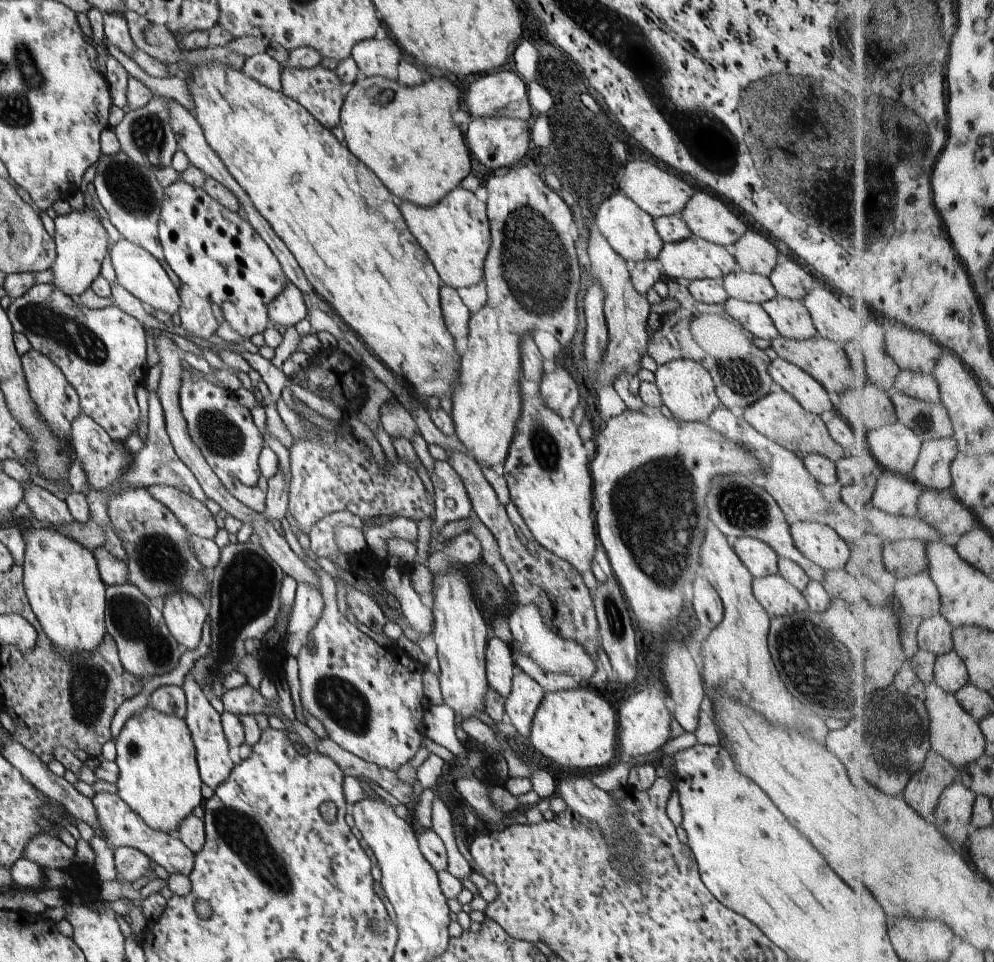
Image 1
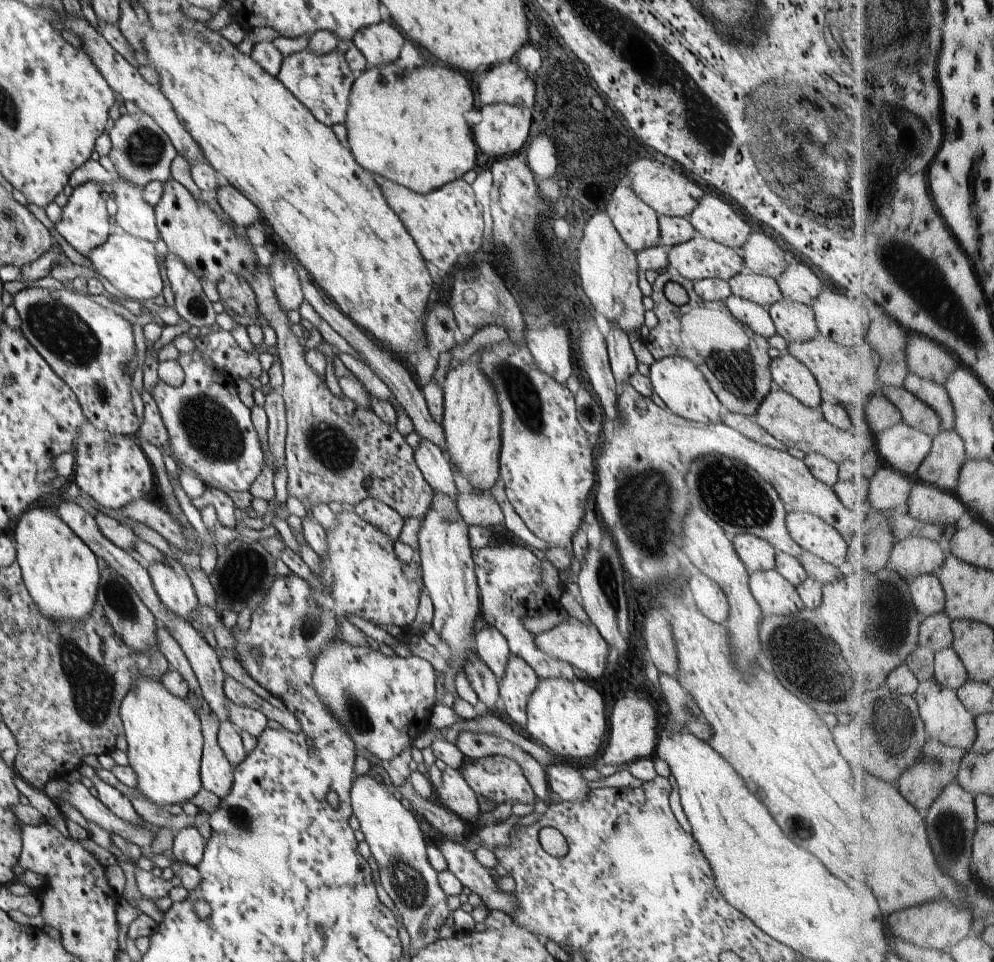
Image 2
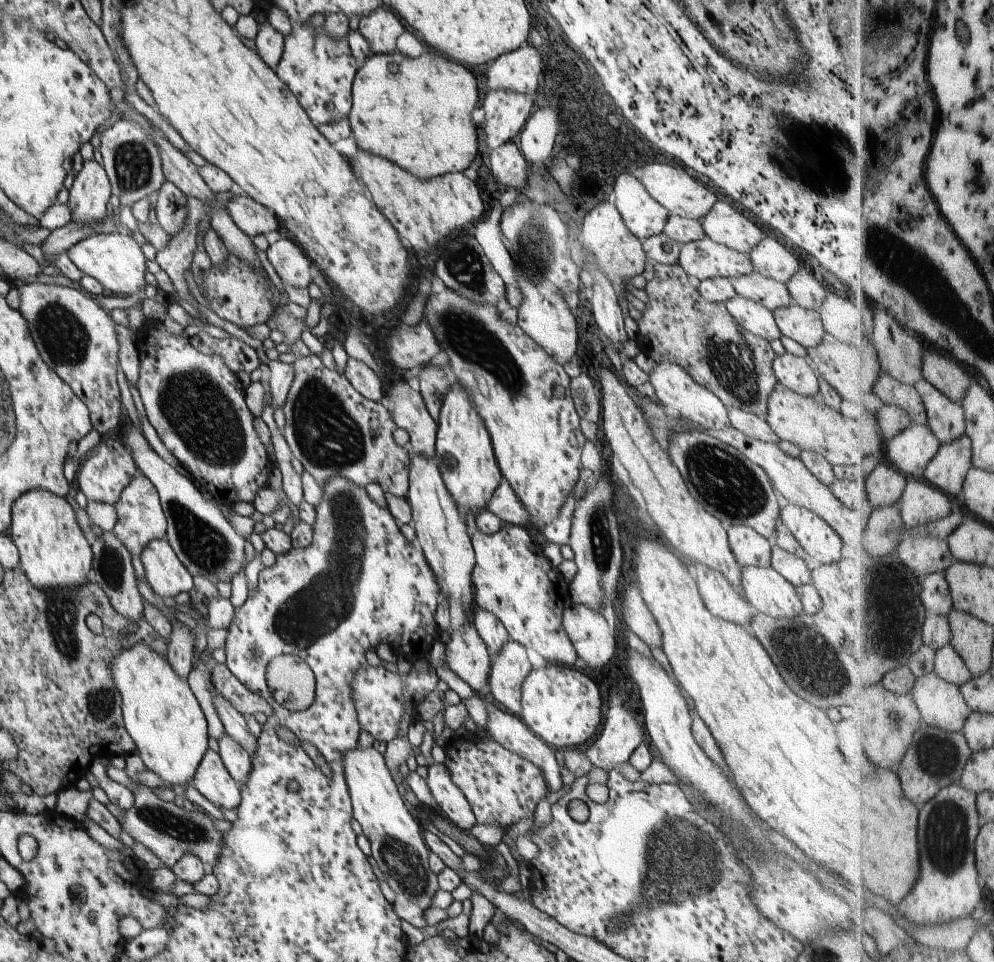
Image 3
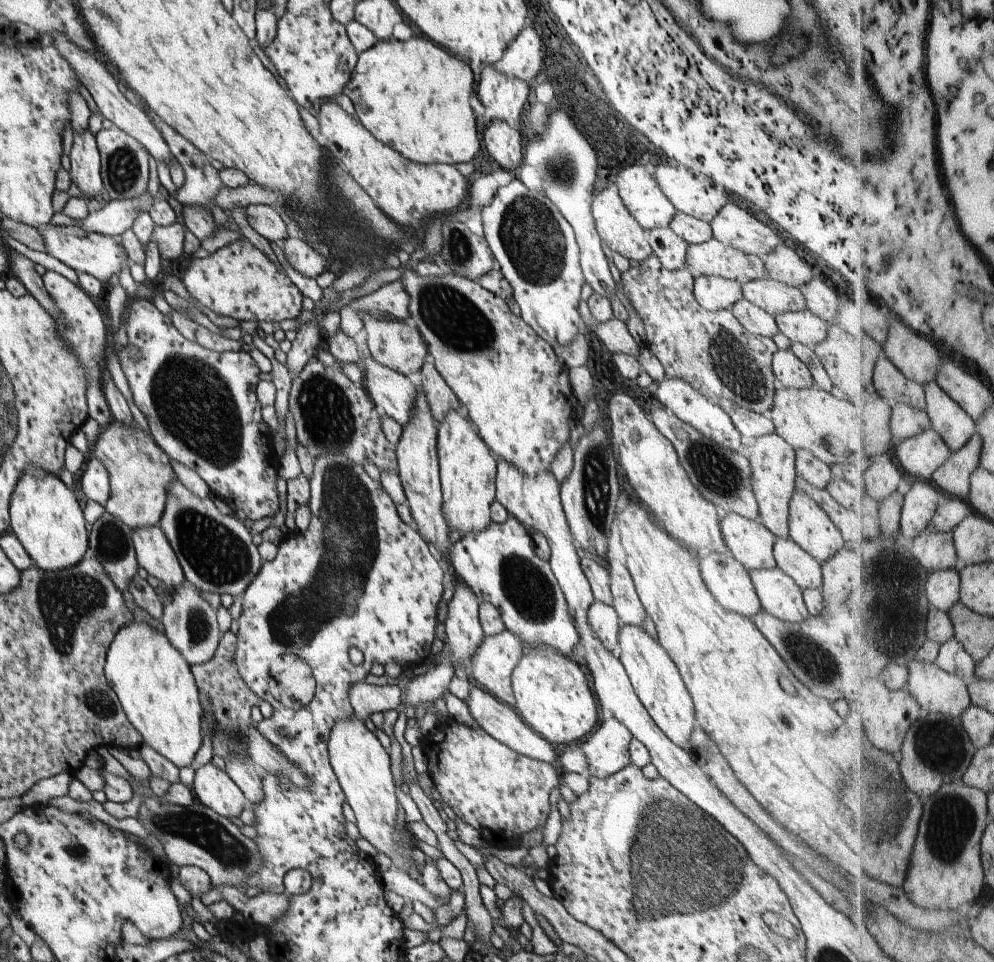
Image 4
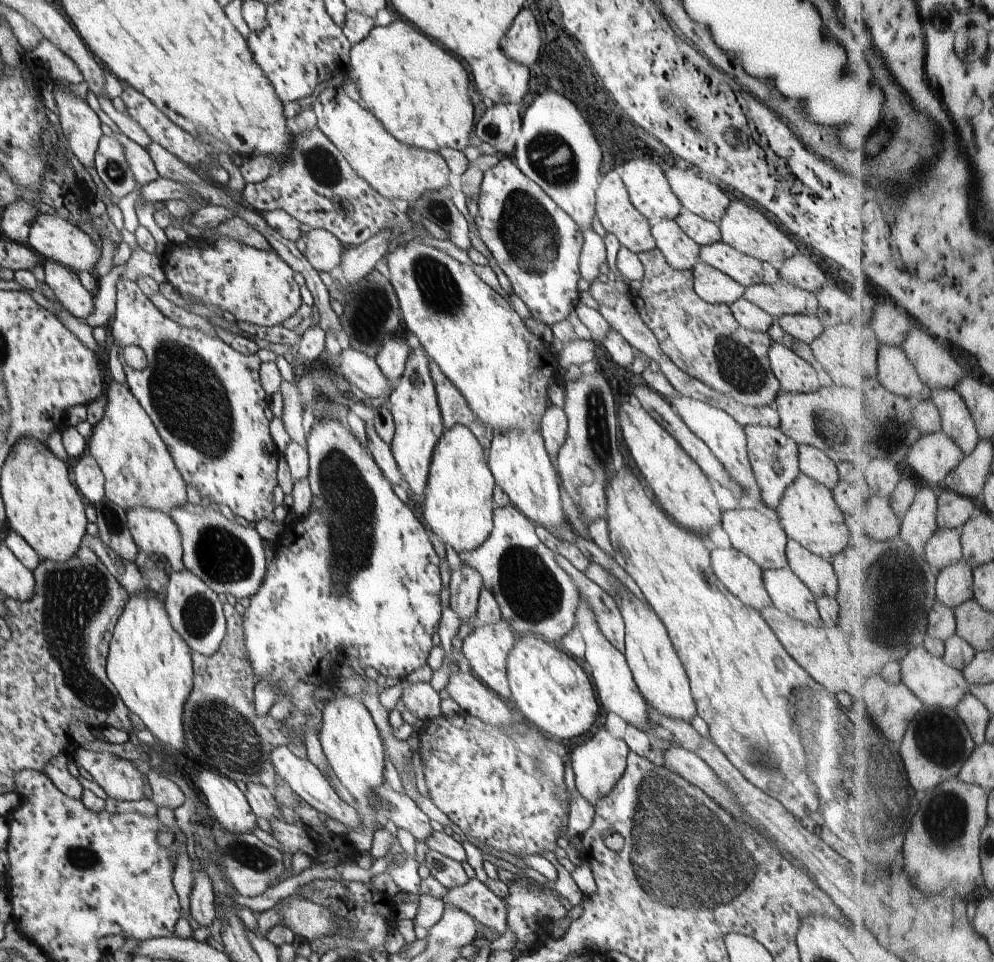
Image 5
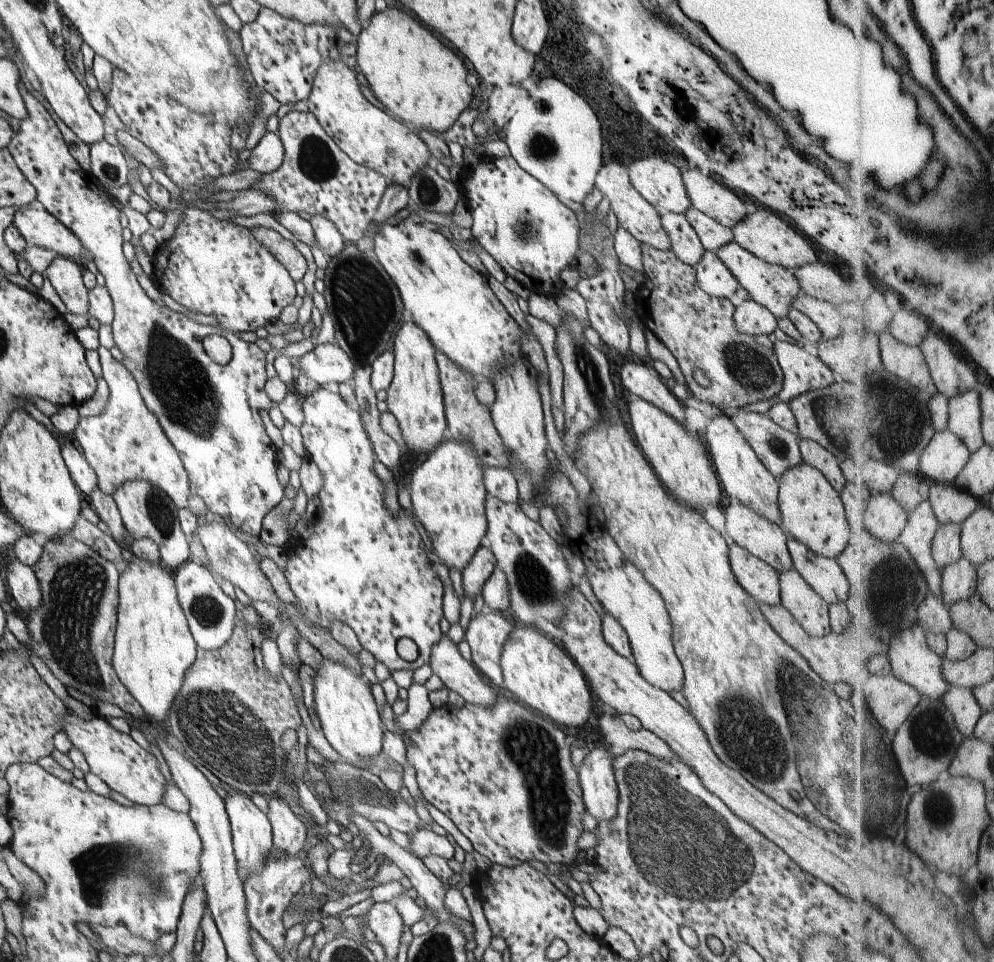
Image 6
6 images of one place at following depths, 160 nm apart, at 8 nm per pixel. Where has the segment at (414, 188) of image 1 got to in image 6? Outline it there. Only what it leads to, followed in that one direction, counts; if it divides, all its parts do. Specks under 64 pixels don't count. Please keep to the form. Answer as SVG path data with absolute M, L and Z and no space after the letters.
M387 6L382 12L375 12L356 40L357 70L361 71L368 80L372 92L387 113L392 112L404 121L404 124L411 124L419 134L428 130L432 134L441 135L451 128L460 115L469 108L473 90L466 80L468 71L462 58L454 54L428 28L424 28L416 18L410 15L394 6Z

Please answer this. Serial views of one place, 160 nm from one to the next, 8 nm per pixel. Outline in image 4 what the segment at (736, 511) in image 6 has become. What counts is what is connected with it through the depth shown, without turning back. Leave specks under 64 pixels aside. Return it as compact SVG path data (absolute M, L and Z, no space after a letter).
M741 512L727 514L719 523L729 552L748 571L777 566L773 555L776 536L764 523L750 520Z

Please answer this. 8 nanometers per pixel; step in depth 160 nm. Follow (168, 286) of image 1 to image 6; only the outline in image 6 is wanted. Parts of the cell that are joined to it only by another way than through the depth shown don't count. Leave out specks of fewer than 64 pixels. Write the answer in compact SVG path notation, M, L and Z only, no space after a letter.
M20 207L14 214L12 224L19 229L27 246L46 248L76 264L84 264L82 242L50 212Z

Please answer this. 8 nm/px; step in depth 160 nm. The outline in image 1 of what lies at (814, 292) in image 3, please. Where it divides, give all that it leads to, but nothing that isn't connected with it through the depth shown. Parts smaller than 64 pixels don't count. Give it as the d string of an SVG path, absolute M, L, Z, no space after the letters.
M781 253L778 255L777 265L768 277L778 295L799 301L816 286L814 278L798 262Z

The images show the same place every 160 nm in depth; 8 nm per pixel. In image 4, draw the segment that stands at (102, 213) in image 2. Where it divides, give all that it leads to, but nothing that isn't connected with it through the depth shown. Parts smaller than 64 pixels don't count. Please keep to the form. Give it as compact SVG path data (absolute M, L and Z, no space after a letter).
M83 130L73 134L73 144L70 150L71 178L82 192L86 194L87 202L94 194L104 194L101 173L101 156L97 147L95 136Z

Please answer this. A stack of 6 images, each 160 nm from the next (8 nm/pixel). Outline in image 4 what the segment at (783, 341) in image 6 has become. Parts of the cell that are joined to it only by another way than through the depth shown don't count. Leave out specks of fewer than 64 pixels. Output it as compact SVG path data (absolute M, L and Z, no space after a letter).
M778 349L771 360L776 383L781 388L811 389L816 386L810 370L800 361L792 349Z

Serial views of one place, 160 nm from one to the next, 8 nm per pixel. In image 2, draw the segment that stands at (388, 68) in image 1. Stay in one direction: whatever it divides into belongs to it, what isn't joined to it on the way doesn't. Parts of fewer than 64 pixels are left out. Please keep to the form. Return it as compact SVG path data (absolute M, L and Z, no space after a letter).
M386 17L376 26L358 30L353 38L354 46L366 58L367 68L380 68L386 64L396 63L405 40L401 32Z

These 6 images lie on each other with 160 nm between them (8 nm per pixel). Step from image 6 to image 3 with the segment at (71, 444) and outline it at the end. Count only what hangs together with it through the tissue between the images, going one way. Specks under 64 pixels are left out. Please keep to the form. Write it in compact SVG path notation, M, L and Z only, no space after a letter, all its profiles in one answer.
M116 434L114 436L101 435L99 443L83 457L76 482L79 490L85 494L89 501L114 505L124 487L138 470L130 451L124 446L122 440L116 440Z

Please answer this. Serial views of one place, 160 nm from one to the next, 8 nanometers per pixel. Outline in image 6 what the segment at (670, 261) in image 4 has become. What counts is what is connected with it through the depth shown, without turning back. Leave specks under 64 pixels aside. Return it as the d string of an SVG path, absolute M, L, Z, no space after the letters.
M685 213L661 215L660 224L671 240L672 252L683 263L696 267L706 250Z

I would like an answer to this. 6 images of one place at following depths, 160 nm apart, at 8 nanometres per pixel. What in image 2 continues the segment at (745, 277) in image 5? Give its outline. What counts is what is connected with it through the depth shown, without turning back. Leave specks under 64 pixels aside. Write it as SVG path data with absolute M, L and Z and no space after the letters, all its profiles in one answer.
M700 234L671 247L668 264L691 281L712 277L729 281L734 275L746 272L739 251Z

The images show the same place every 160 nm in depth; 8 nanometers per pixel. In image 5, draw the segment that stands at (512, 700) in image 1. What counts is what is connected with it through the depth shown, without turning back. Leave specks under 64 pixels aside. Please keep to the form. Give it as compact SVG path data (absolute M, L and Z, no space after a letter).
M507 620L496 624L478 625L463 641L462 652L472 667L472 673L488 688L502 698L510 700L511 692L507 679L507 656L515 643L516 633Z

